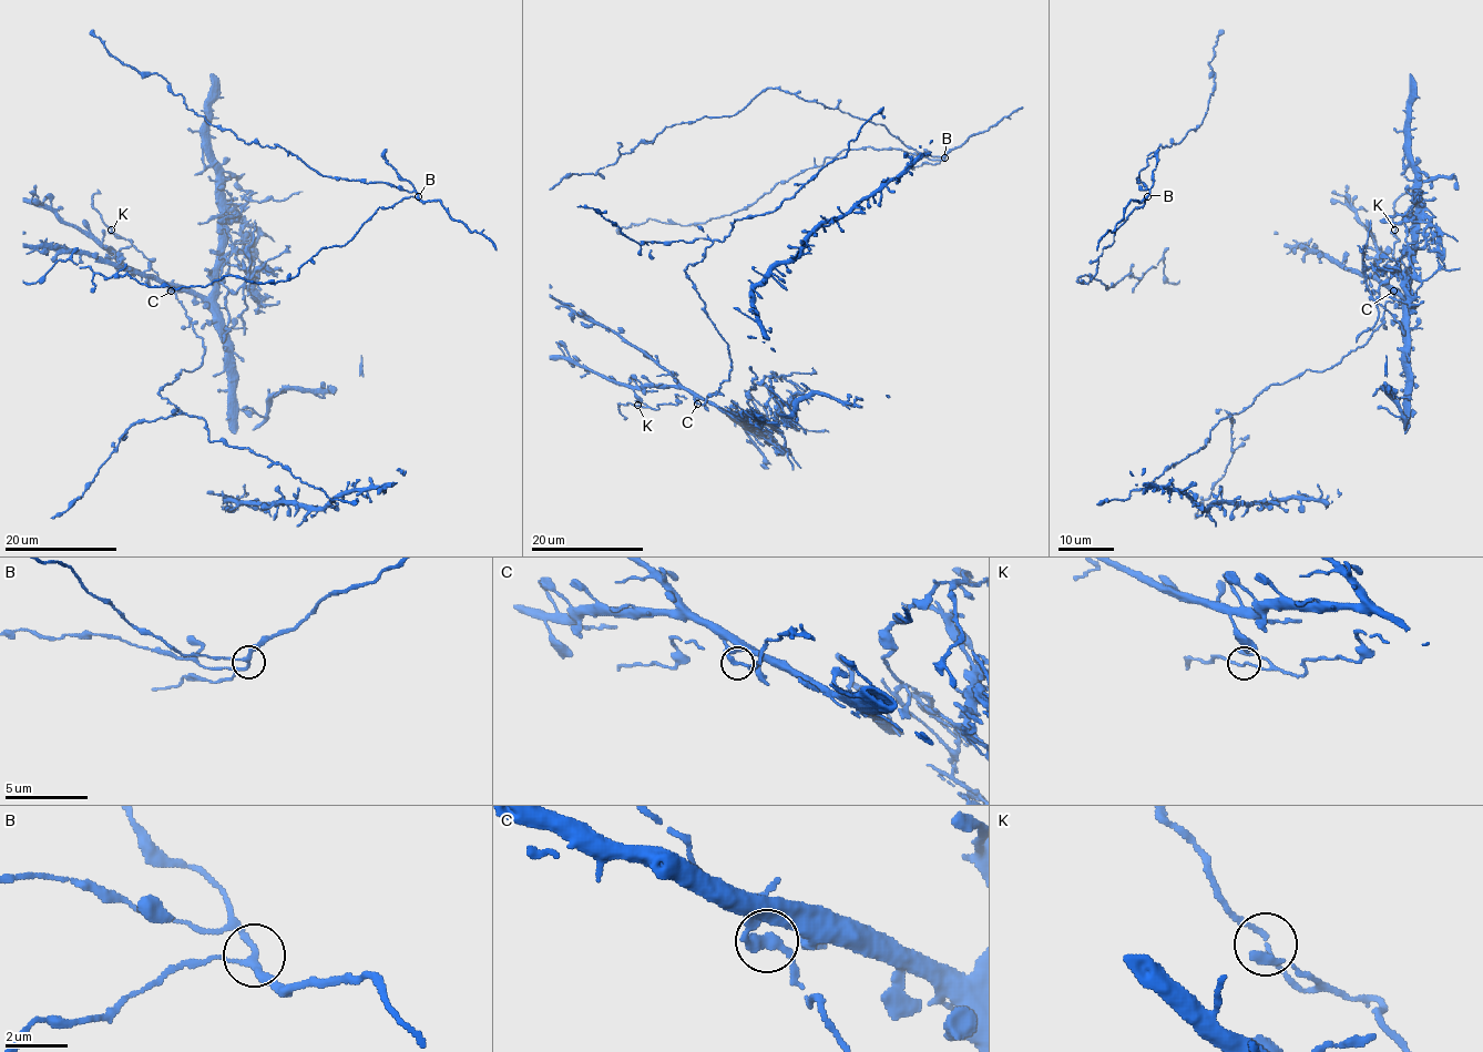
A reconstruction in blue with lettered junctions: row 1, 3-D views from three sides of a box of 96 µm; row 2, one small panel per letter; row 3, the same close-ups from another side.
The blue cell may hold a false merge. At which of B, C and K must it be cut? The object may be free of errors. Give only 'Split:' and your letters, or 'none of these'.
Split: C

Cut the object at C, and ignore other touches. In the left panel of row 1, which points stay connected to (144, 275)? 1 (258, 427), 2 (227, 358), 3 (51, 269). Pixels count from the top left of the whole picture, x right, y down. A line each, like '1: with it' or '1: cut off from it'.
1: with it
2: with it
3: cut off from it

